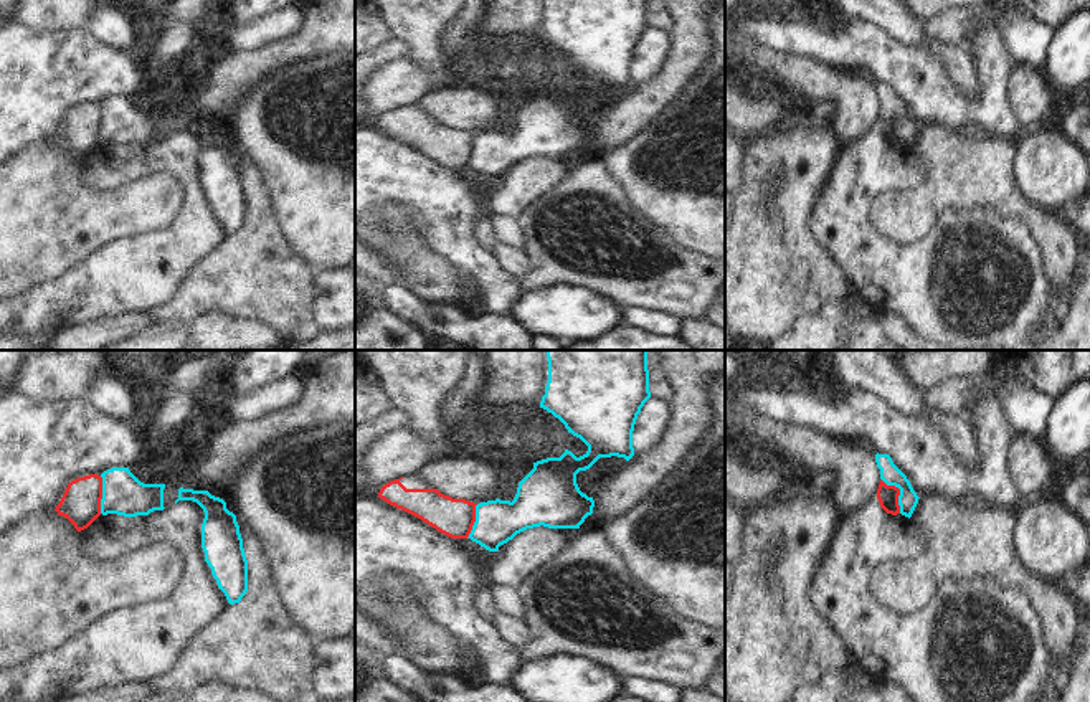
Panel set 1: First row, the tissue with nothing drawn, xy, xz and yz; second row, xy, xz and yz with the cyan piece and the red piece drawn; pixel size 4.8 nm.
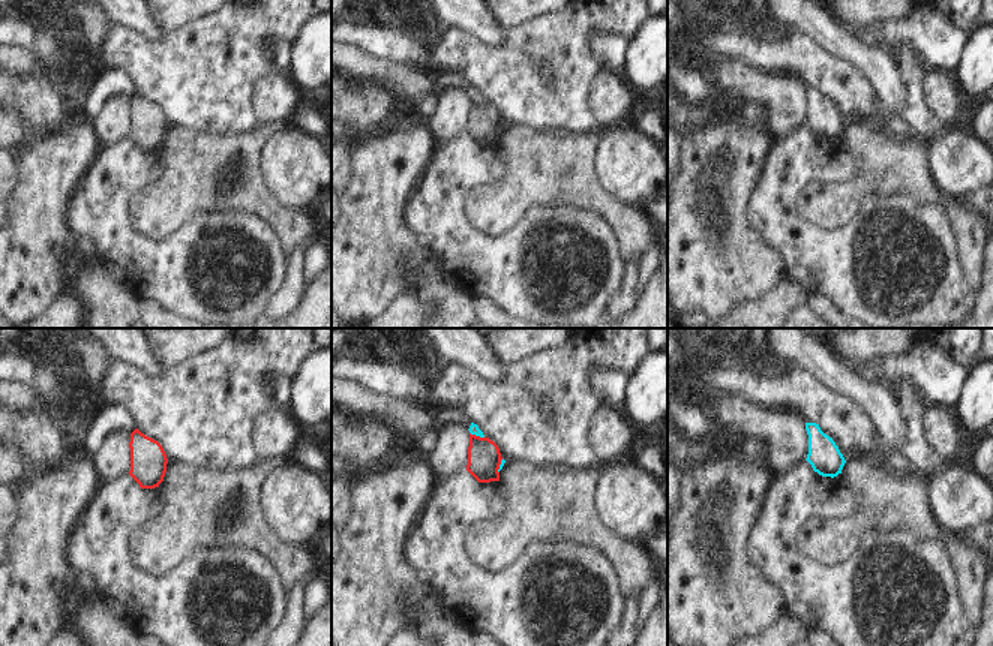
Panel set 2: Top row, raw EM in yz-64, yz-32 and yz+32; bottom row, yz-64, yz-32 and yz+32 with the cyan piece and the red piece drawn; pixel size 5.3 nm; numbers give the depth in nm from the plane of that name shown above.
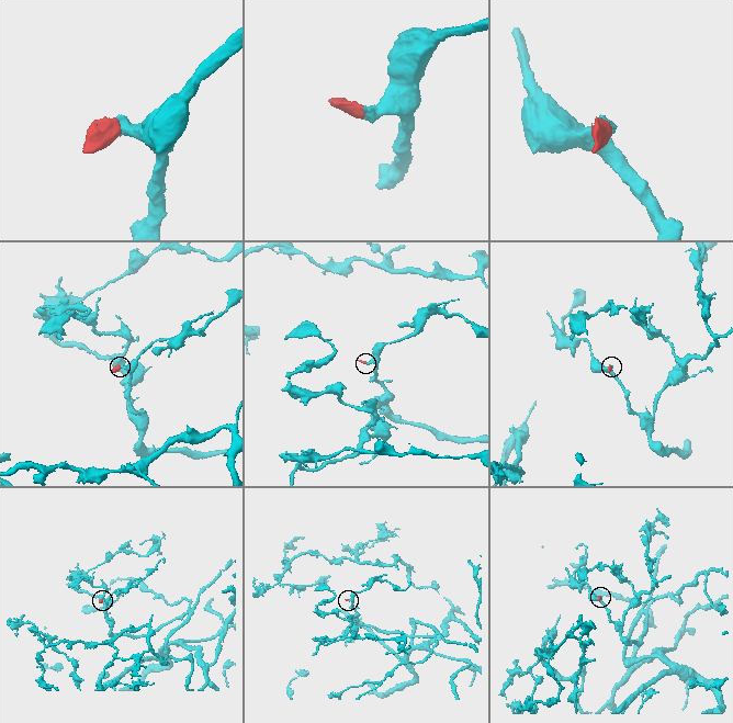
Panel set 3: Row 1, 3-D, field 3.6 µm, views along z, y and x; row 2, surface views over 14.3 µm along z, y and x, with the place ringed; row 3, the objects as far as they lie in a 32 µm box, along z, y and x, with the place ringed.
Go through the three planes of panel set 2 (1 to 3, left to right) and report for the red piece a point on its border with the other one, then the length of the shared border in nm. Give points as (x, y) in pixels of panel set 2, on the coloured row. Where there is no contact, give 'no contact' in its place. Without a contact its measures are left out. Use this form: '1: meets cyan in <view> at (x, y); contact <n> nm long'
1: no contact
2: meets cyan in yz-32 at (477, 435); contact 90 nm long
3: no contact

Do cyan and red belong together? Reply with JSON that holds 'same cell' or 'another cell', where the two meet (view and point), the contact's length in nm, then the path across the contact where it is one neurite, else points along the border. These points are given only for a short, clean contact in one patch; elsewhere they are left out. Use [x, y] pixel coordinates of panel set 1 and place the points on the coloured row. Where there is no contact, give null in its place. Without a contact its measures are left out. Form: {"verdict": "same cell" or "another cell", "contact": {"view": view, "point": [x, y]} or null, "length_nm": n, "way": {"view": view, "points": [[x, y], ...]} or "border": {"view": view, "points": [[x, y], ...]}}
{"verdict": "another cell", "contact": {"view": "yz", "point": [900, 493]}, "length_nm": 200, "border": {"view": "yz", "points": [[881, 478], [899, 489], [900, 512]]}}

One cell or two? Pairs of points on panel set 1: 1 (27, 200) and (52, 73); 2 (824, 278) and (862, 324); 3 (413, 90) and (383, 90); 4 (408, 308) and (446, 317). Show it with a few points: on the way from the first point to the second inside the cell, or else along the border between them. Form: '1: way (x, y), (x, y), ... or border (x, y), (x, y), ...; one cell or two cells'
1: border (53, 139), (28, 146), (17, 156); two cells
2: border (849, 293), (836, 298), (823, 311); two cells
3: way (407, 90), (390, 90); one cell
4: way (418, 313), (436, 317); one cell

